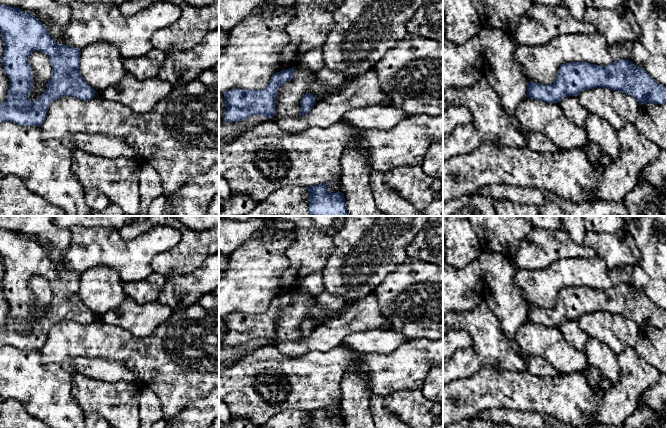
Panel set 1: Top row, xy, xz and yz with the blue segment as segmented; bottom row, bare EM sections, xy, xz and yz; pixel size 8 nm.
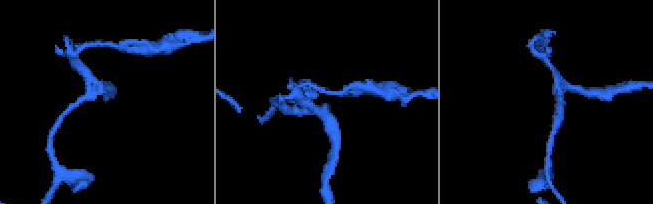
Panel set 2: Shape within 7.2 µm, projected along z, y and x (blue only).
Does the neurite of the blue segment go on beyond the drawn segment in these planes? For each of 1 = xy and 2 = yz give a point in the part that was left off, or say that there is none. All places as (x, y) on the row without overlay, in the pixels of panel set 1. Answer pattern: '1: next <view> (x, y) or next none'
1: next none
2: next none

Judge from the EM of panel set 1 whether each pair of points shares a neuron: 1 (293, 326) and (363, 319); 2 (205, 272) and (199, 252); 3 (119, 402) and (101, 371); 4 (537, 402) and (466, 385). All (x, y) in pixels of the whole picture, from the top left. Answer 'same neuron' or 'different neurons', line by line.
1: different neurons
2: different neurons
3: different neurons
4: same neuron

